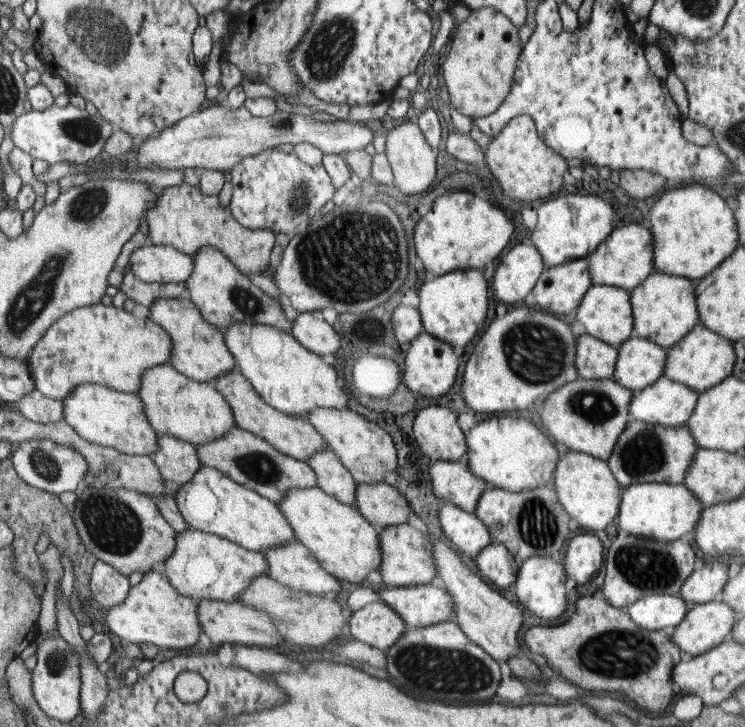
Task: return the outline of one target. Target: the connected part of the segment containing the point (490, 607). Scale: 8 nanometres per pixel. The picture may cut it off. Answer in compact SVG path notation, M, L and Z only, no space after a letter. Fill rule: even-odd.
M431 540L431 546L433 546L434 561L437 562L437 582L443 585L453 597L456 602L454 609L454 620L465 631L466 636L471 641L474 641L477 645L481 645L490 656L493 656L494 660L498 660L499 663L505 663L514 654L518 654L518 632L522 628L522 612L512 604L508 602L506 596L500 596L500 589L495 588L492 590L492 586L488 583L484 584L478 576L474 576L462 562L460 558L456 556L456 552L452 548L448 548L444 542L440 540Z

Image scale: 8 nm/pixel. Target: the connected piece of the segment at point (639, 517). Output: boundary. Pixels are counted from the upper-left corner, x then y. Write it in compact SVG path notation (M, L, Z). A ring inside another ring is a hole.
M639 483L626 487L622 496L618 526L628 534L652 537L664 541L688 539L693 534L704 506L684 483Z

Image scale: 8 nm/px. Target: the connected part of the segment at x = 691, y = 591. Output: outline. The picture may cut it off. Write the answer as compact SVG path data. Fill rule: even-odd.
M703 564L685 580L678 594L692 610L701 605L719 599L725 584L729 582L728 564Z

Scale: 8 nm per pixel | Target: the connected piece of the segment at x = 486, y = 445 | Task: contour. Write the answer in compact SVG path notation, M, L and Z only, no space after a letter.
M492 418L480 422L466 436L469 469L490 488L512 493L530 491L546 485L558 464L558 452L554 444L544 436L534 422L526 418Z

